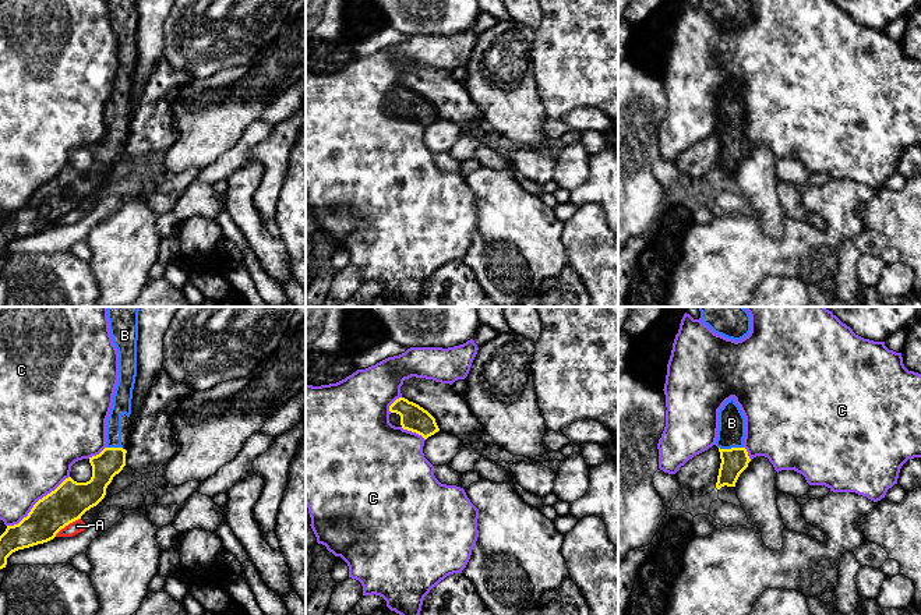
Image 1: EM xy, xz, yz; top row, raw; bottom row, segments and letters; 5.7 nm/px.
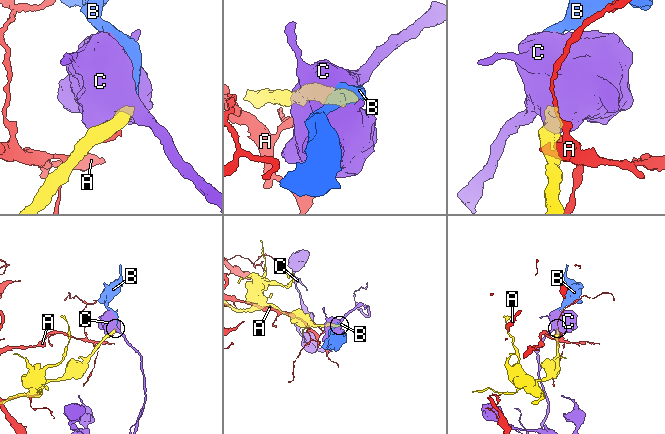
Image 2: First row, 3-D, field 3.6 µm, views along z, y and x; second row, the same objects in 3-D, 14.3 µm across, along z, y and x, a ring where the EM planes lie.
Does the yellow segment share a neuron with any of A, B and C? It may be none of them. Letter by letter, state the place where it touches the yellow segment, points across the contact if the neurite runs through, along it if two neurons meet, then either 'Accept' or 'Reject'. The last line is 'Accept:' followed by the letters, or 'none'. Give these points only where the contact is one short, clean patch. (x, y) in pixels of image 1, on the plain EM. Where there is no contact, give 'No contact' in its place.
A: Touches yellow at xy (67, 212). Reject
B: Touches yellow at yz (731, 135). Path across: yz (734, 148), (731, 135), (731, 110). Accept
C: Touches yellow at xy (36, 190). Reject
Accept: B

